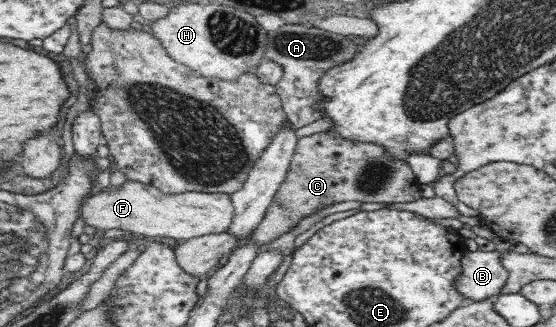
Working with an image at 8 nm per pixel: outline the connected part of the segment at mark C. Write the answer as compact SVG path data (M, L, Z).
M335 131L299 137L285 179L263 220L253 229L253 241L259 246L271 243L289 233L302 219L341 202L416 202L424 198L419 193L419 186L410 164L391 157L381 145L343 139Z

